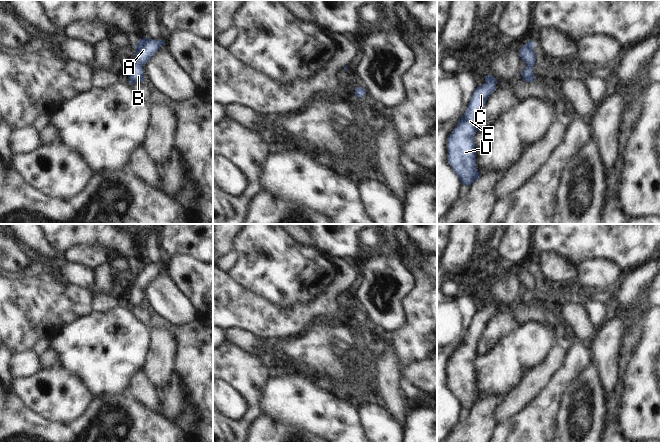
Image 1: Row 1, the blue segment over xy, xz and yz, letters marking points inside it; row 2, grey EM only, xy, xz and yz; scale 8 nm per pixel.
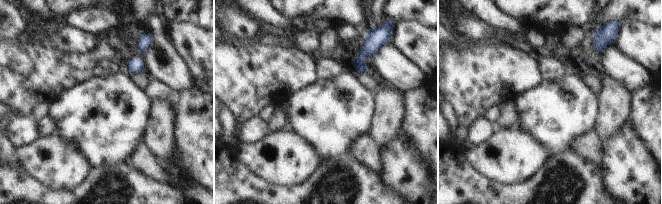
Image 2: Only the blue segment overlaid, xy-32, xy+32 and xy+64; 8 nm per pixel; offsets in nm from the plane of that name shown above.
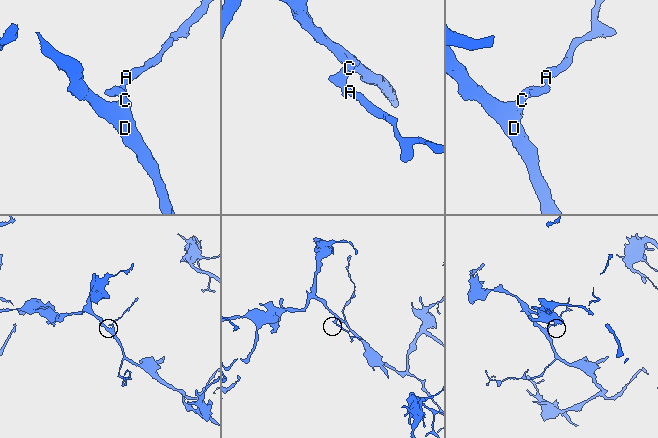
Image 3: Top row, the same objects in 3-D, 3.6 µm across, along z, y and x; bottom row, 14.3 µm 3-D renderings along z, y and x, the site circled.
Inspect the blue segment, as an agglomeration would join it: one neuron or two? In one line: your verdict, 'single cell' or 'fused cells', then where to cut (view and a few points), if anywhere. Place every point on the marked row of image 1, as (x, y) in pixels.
single cell; cut none

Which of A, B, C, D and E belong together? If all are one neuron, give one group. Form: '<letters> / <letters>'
A B C D E

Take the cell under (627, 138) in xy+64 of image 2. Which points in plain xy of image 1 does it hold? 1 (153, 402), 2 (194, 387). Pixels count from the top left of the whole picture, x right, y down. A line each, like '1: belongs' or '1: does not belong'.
1: does not belong
2: does not belong

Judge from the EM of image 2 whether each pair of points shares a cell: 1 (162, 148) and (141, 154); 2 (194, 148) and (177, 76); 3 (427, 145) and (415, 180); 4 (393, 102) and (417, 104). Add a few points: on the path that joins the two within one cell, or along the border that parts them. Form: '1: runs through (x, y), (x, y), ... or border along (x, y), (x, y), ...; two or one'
1: border along (142, 141), (165, 166); two
2: border along (159, 80), (177, 91), (188, 88); two
3: border along (411, 140), (421, 163), (427, 171); two
4: border along (403, 93), (404, 116), (400, 126); two

